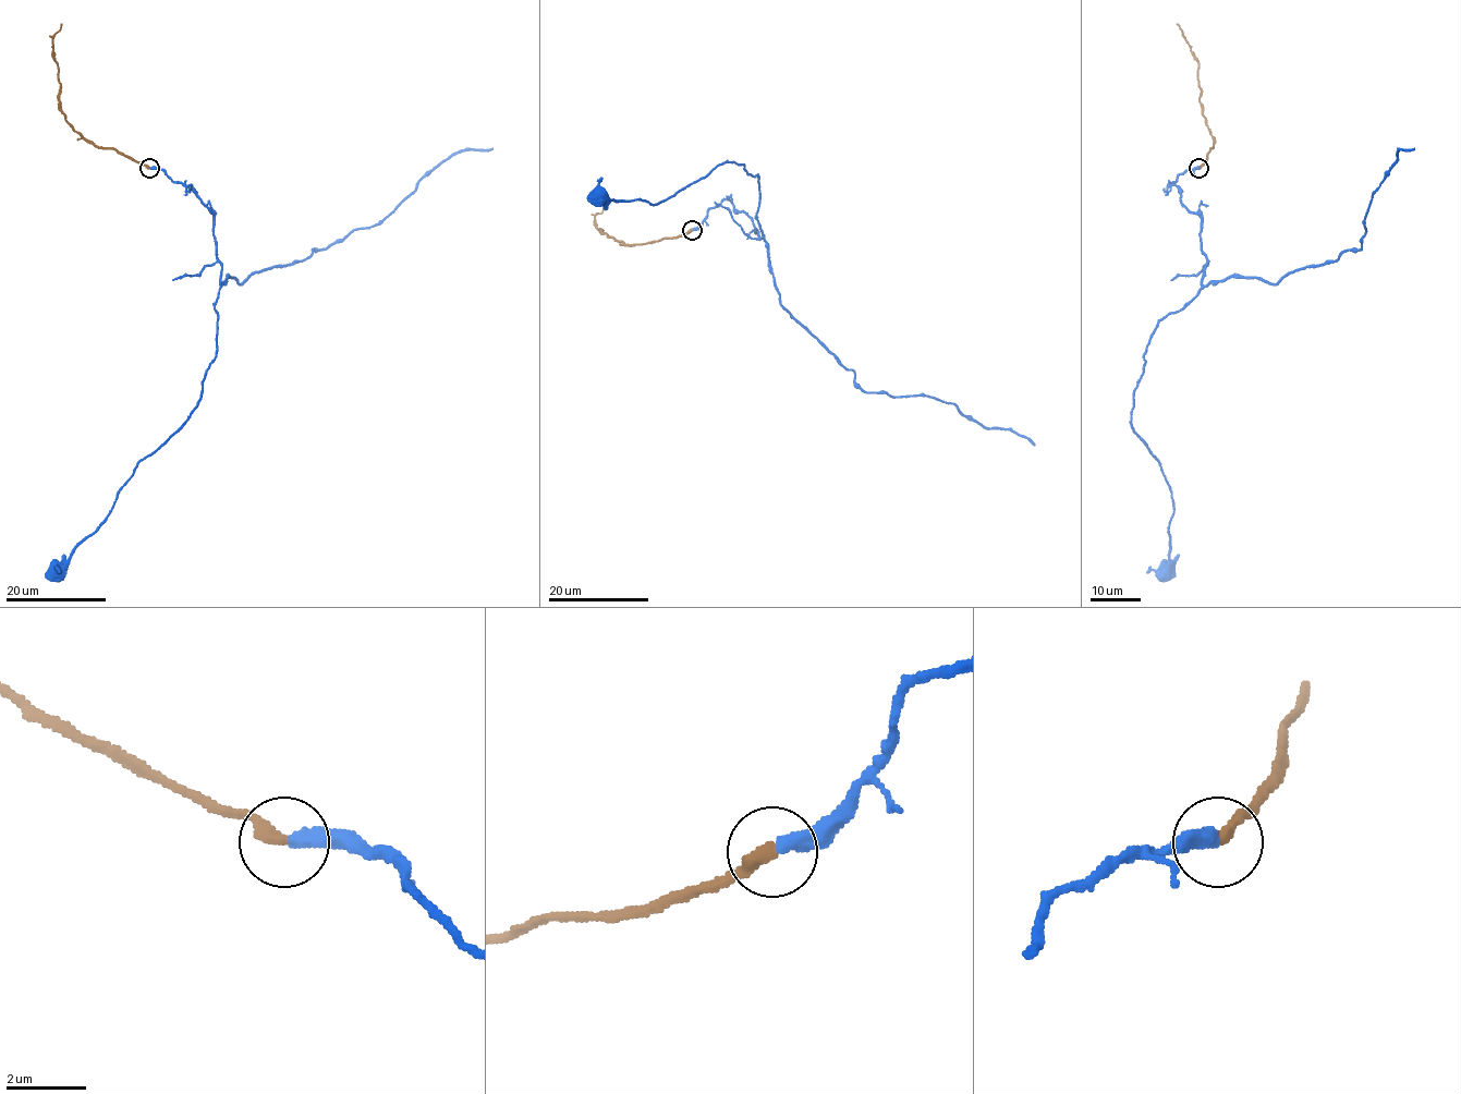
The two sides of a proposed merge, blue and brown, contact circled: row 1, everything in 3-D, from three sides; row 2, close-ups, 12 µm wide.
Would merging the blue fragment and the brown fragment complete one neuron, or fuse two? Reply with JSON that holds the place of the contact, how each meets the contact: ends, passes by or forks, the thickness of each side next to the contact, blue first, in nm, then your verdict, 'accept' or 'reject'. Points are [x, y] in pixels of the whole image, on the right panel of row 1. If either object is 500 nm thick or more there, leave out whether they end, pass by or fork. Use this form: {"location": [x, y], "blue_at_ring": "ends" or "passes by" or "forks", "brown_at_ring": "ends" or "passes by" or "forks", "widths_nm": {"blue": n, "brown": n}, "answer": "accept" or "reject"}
{"location": [1198, 168], "blue_at_ring": "ends", "brown_at_ring": "ends", "widths_nm": {"blue": 400, "brown": 360}, "answer": "accept"}

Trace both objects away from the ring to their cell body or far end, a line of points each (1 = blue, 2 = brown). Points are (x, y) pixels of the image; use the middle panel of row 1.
1: (692, 230), (728, 198), (753, 220), (762, 238), (757, 174), (742, 165), (720, 163), (654, 205), (596, 195)
2: (692, 230), (656, 242), (624, 244), (609, 238), (596, 227), (595, 215), (604, 207)

